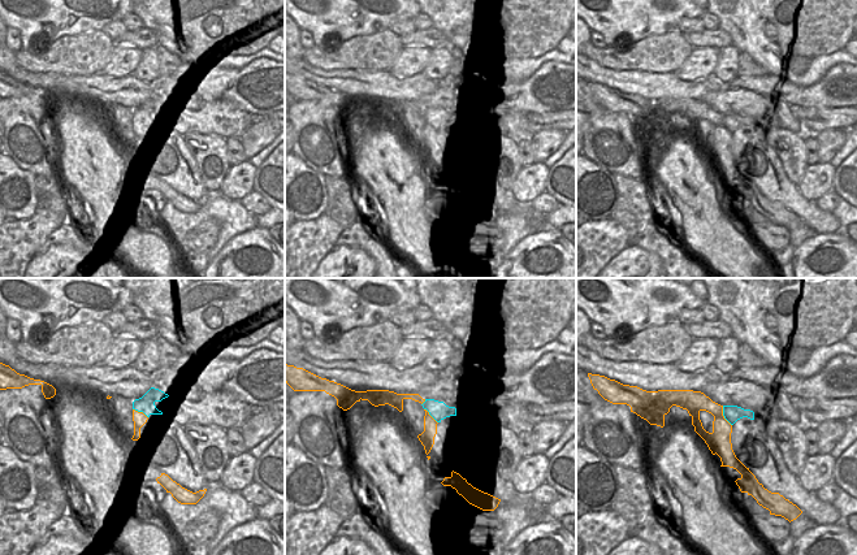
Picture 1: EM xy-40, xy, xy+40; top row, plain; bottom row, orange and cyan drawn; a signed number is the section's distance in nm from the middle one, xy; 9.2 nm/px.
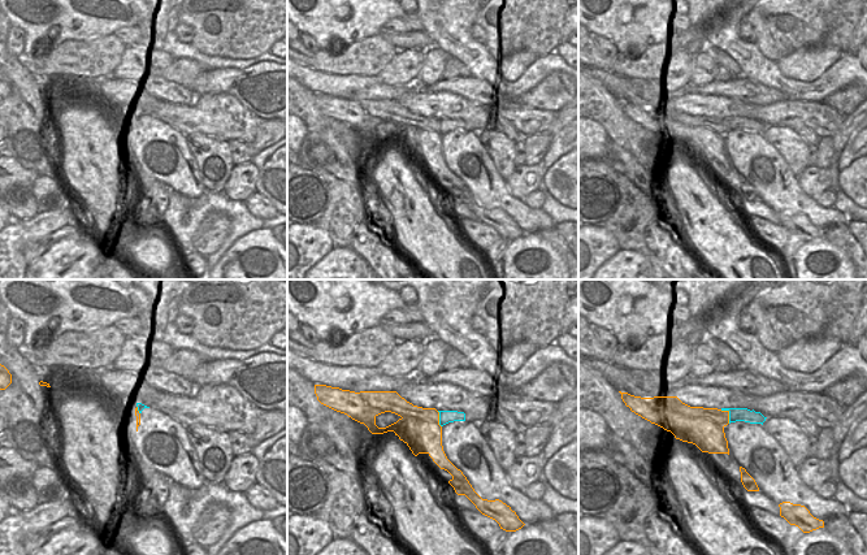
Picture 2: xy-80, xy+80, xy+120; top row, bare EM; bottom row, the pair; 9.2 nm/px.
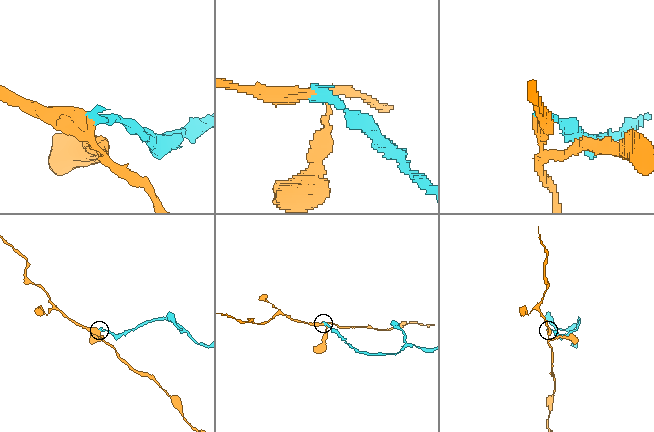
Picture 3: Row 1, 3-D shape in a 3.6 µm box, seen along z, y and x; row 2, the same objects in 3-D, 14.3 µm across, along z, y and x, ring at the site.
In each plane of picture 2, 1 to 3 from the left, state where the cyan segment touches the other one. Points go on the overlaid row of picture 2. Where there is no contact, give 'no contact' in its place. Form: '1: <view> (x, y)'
1: xy-80 (137, 410)
2: xy+80 (438, 419)
3: xy+120 (728, 413)

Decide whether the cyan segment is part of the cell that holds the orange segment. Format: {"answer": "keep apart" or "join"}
{"answer": "keep apart"}

